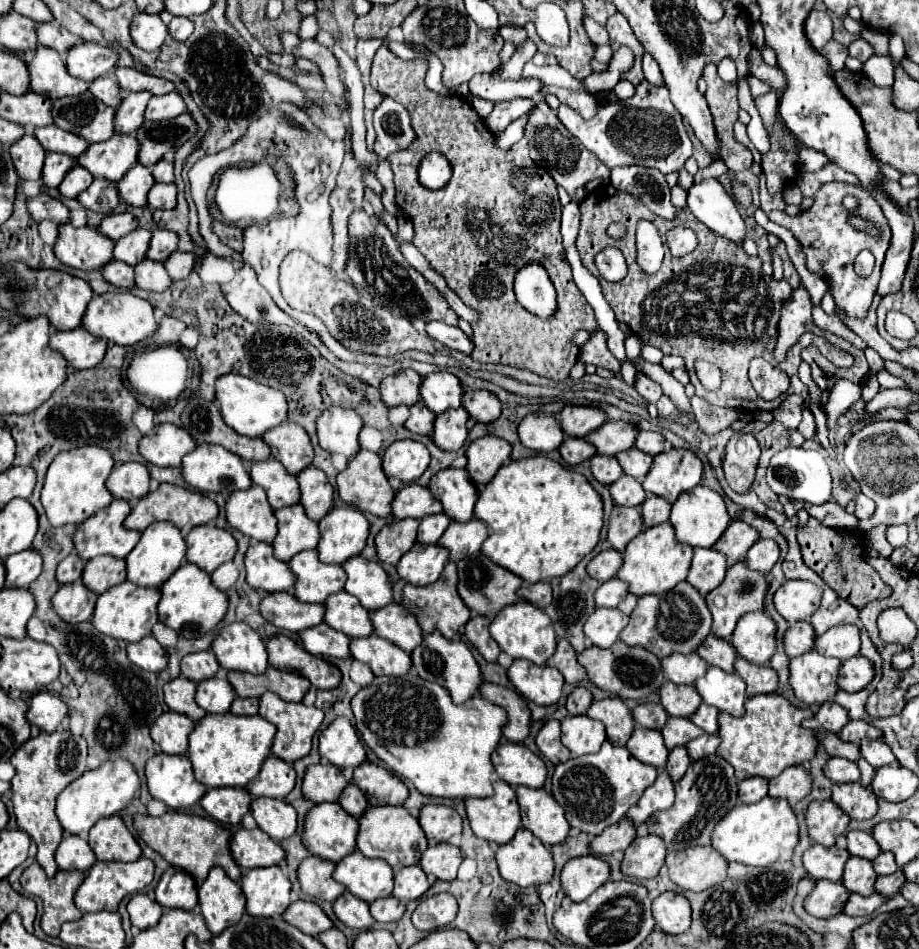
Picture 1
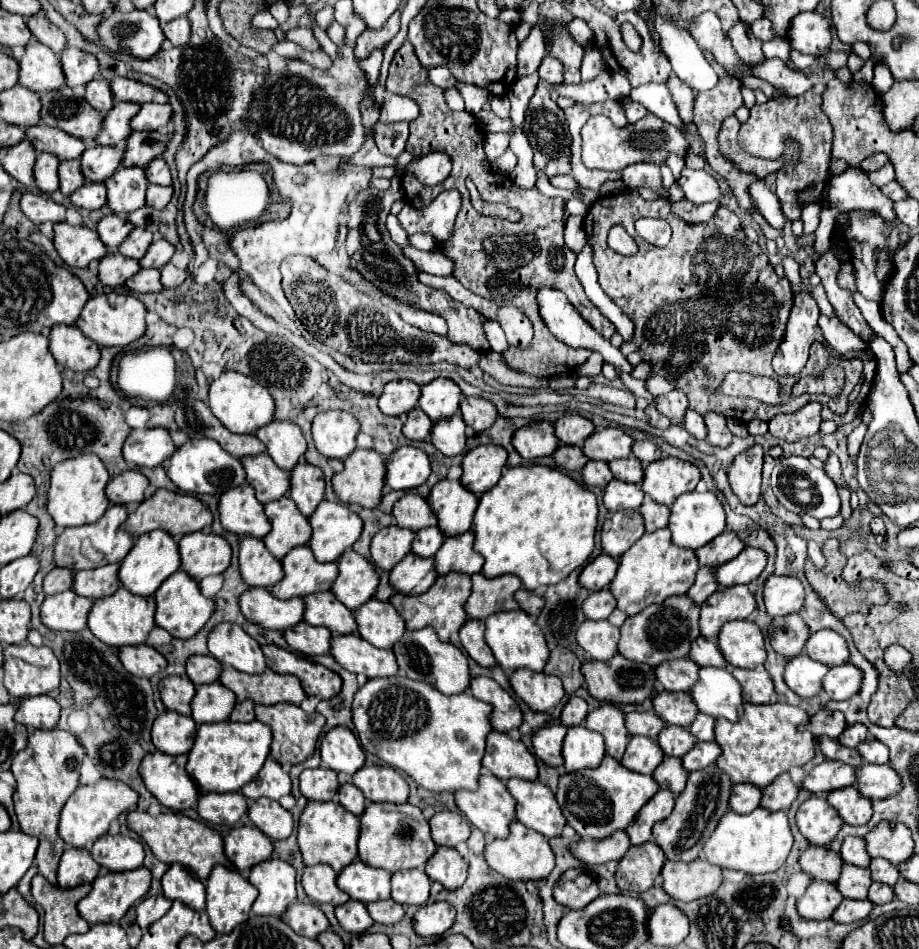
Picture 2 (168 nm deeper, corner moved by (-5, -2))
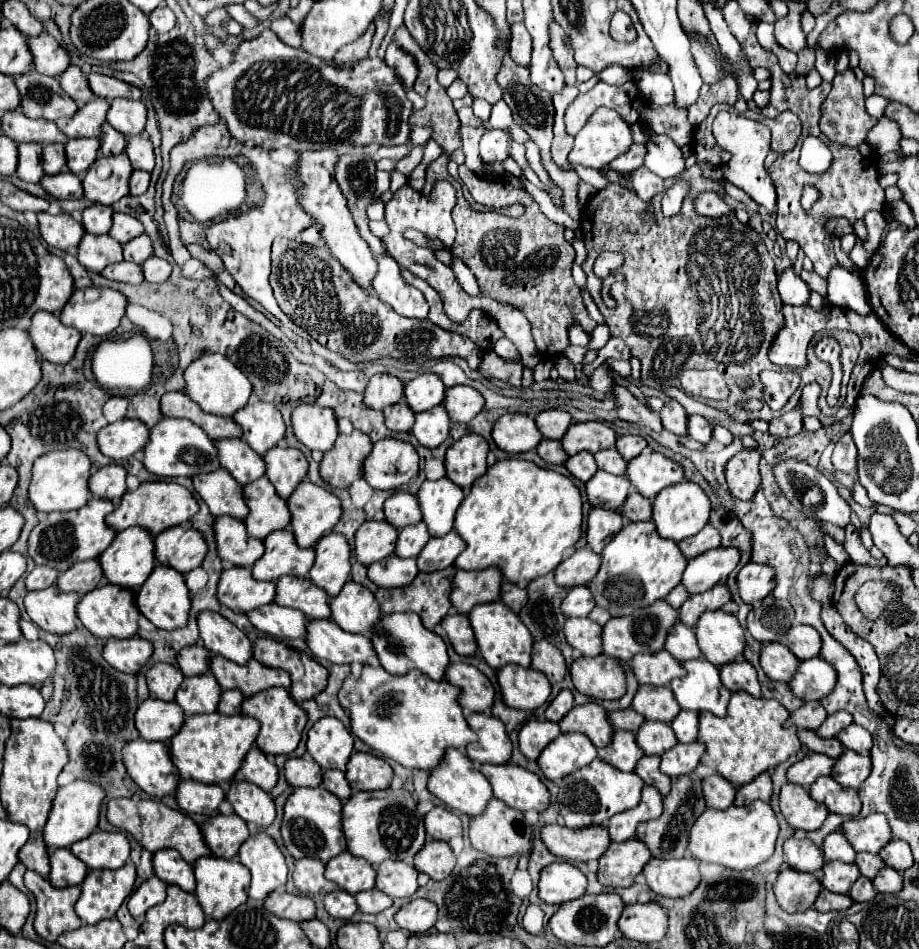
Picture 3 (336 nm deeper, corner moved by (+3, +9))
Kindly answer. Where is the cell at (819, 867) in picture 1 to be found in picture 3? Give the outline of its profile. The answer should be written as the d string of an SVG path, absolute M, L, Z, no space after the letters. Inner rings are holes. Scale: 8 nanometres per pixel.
M790 837L784 843L784 857L786 857L786 863L798 871L814 873L814 871L822 869L822 865L824 865L822 851L810 839Z

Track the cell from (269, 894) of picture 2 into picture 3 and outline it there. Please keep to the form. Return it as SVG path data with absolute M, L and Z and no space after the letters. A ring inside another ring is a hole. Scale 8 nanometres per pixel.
M262 831L250 835L242 843L238 851L238 859L252 873L252 883L248 891L250 899L262 901L276 887L286 883L288 867L286 867L282 851L278 849L276 841L270 835Z

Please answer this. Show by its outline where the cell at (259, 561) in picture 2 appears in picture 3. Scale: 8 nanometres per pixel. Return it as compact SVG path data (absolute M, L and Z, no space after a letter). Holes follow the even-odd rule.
M216 517L214 519L214 539L218 557L230 565L250 567L264 553L260 539L254 539L246 533L244 521L236 517Z

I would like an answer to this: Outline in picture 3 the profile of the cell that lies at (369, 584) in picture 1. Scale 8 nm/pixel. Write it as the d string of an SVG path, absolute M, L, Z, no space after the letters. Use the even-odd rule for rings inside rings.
M332 531L314 545L314 551L316 561L308 573L308 579L334 597L350 579L350 545L342 533Z

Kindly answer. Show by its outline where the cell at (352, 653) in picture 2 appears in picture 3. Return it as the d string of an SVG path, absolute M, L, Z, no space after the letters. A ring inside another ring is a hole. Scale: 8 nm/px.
M330 619L308 621L306 625L306 645L314 657L326 659L330 663L366 663L368 657L376 655L372 643L366 635L342 631Z

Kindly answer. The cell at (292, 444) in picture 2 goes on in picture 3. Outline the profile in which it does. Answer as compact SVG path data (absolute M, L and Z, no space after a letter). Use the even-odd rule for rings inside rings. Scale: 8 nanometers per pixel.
M248 403L232 417L242 429L246 441L258 455L276 447L286 433L284 419L272 403Z

